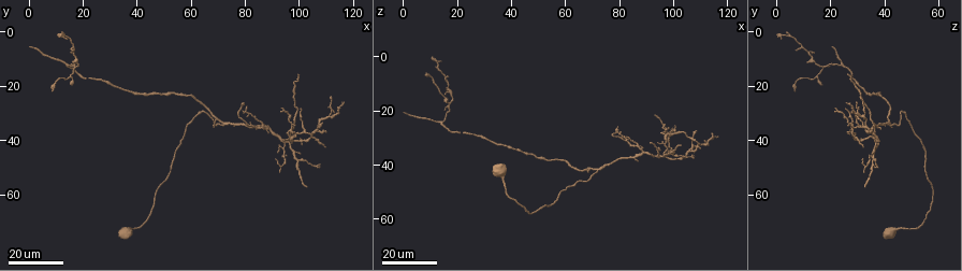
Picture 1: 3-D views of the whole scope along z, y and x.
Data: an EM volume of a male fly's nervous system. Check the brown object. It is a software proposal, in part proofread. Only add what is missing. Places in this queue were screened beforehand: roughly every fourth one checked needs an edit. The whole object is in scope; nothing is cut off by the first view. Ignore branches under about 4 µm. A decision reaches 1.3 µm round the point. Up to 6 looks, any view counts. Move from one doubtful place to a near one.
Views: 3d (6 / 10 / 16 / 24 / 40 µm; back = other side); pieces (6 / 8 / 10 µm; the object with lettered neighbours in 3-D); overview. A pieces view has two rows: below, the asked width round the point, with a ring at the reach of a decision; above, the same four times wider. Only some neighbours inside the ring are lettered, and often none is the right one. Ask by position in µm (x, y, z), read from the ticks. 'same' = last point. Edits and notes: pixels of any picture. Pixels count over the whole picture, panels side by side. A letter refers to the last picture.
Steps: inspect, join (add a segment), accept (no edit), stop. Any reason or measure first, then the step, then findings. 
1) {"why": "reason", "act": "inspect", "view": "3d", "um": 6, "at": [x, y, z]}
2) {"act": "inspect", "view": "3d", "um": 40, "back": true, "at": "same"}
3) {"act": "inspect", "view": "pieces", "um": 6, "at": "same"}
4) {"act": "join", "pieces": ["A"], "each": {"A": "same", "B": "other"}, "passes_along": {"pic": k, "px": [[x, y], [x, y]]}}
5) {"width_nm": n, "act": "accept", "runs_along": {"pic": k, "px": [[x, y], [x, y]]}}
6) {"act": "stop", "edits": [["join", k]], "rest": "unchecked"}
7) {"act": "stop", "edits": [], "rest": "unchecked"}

{"why": "free end", "act": "inspect", "view": "3d", "um": 24, "at": [13, 2, 1]}

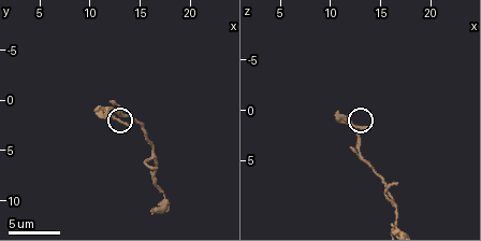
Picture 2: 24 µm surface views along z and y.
{"act": "inspect", "view": "pieces", "um": 10, "at": [14.0, 2.4, 1.8]}

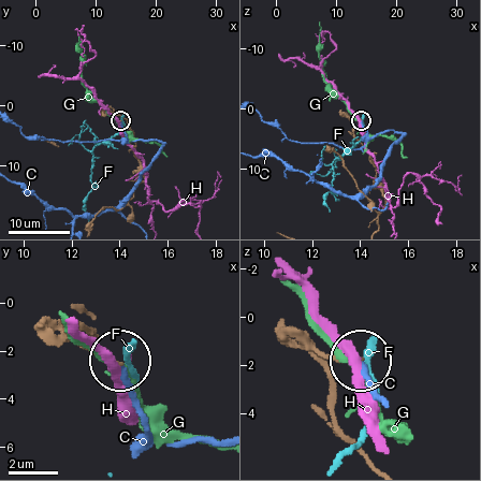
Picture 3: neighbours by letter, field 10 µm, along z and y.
{"act": "accept", "each": {"C": "other", "F": "other", "G": "other", "H": "other"}, "found": "none of them fits"}

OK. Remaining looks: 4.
{"why": "tapers out", "act": "inspect", "view": "3d", "um": 16, "at": [0, 5, 21]}

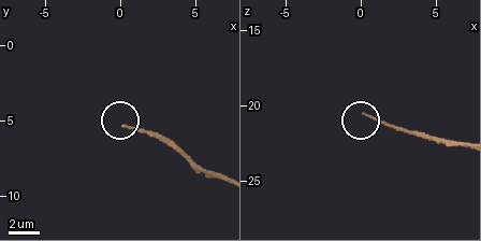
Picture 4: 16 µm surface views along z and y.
{"act": "inspect", "view": "pieces", "um": 10, "at": [0.2, 5.4, 20.6]}

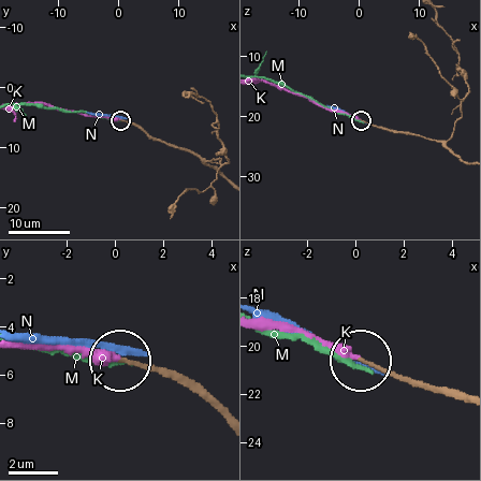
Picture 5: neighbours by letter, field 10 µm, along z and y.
{"act": "join", "pieces": ["K"], "each": {"K": "same", "M": "other", "N": "other"}, "passes_along": {"pic": 5, "px": [[421, 382], [337, 355], [319, 341], [263, 326]]}, "found": "it goes on there"}

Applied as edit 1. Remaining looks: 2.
{"act": "stop", "edits": [["join", 5]], "rest": "unchecked"}

